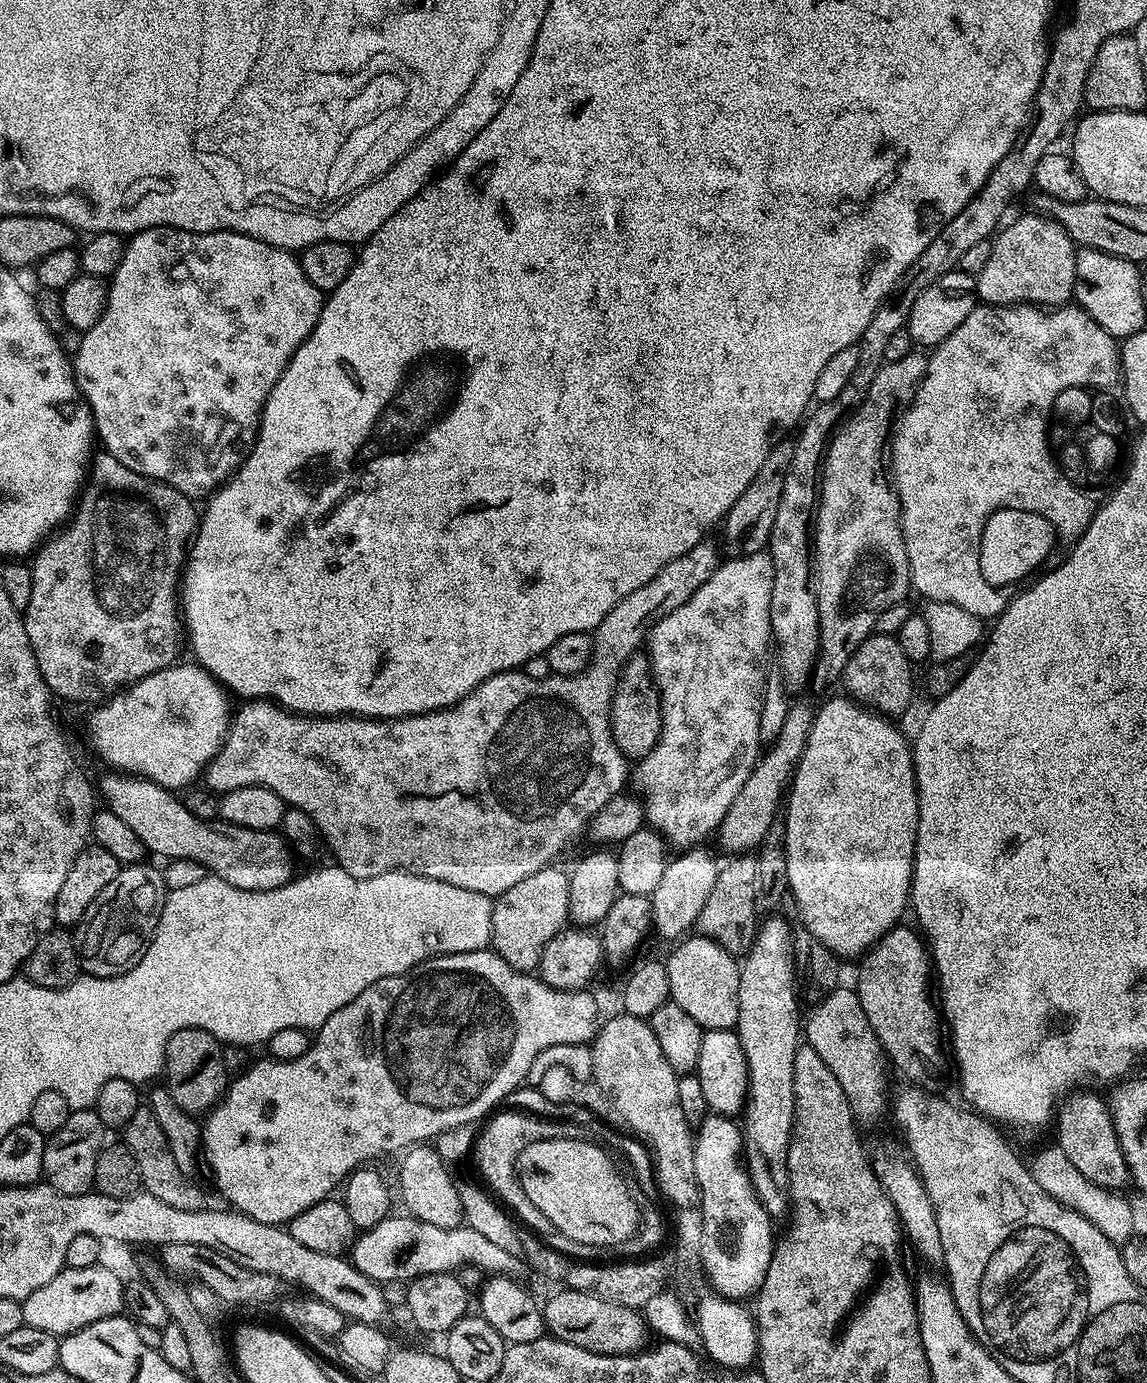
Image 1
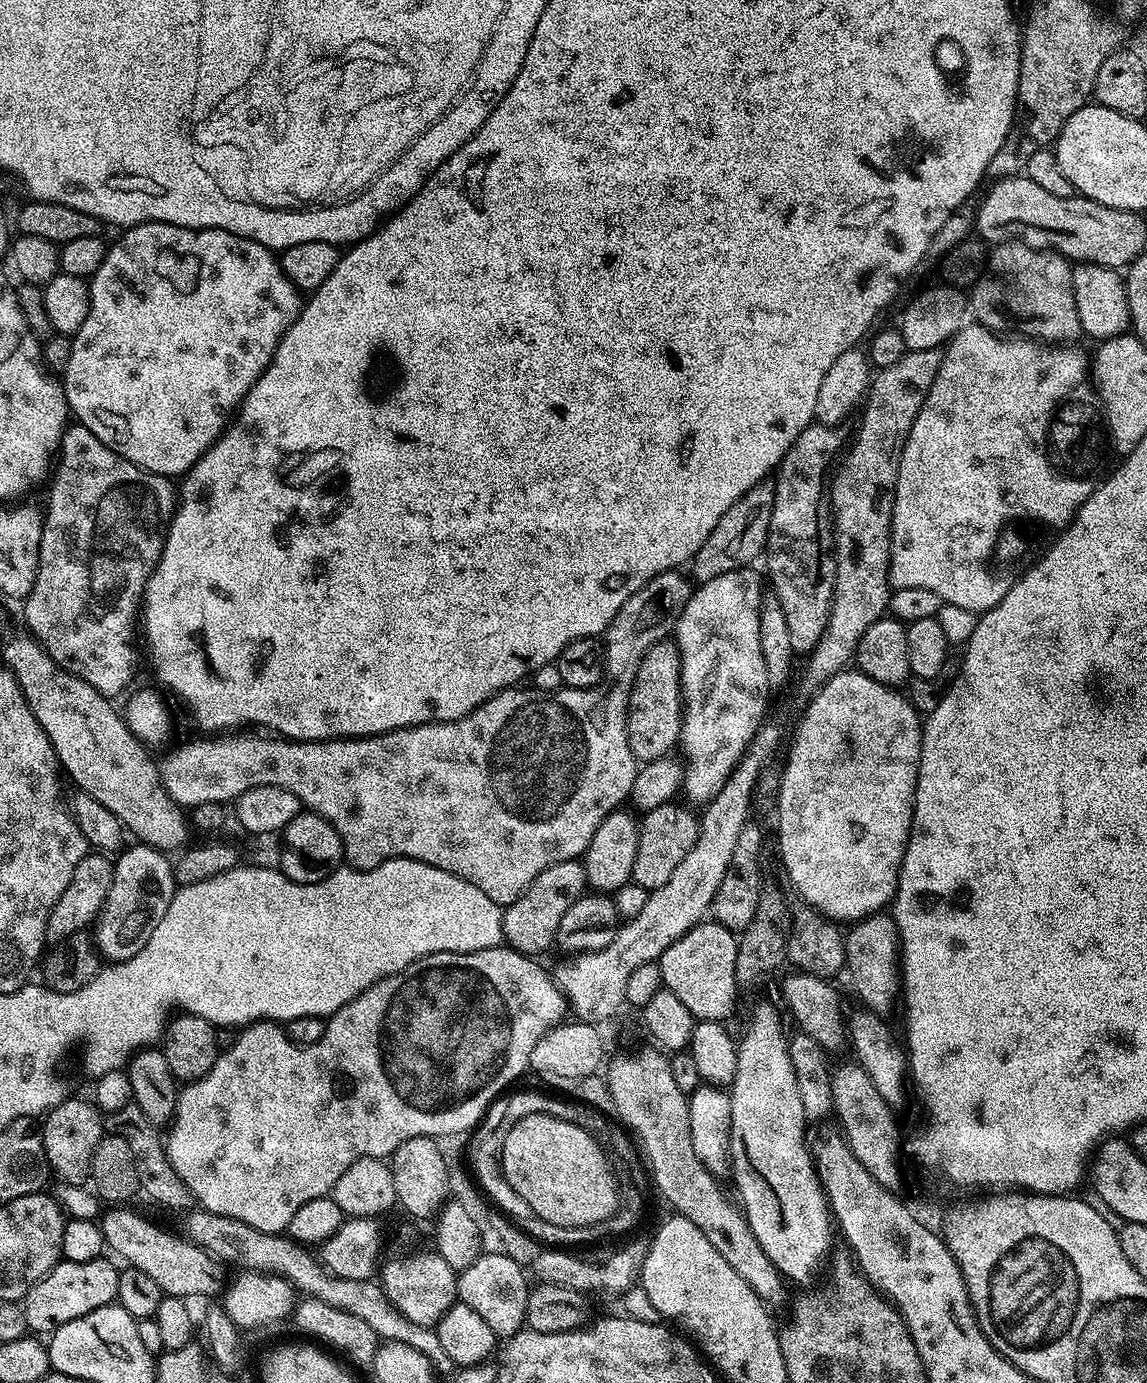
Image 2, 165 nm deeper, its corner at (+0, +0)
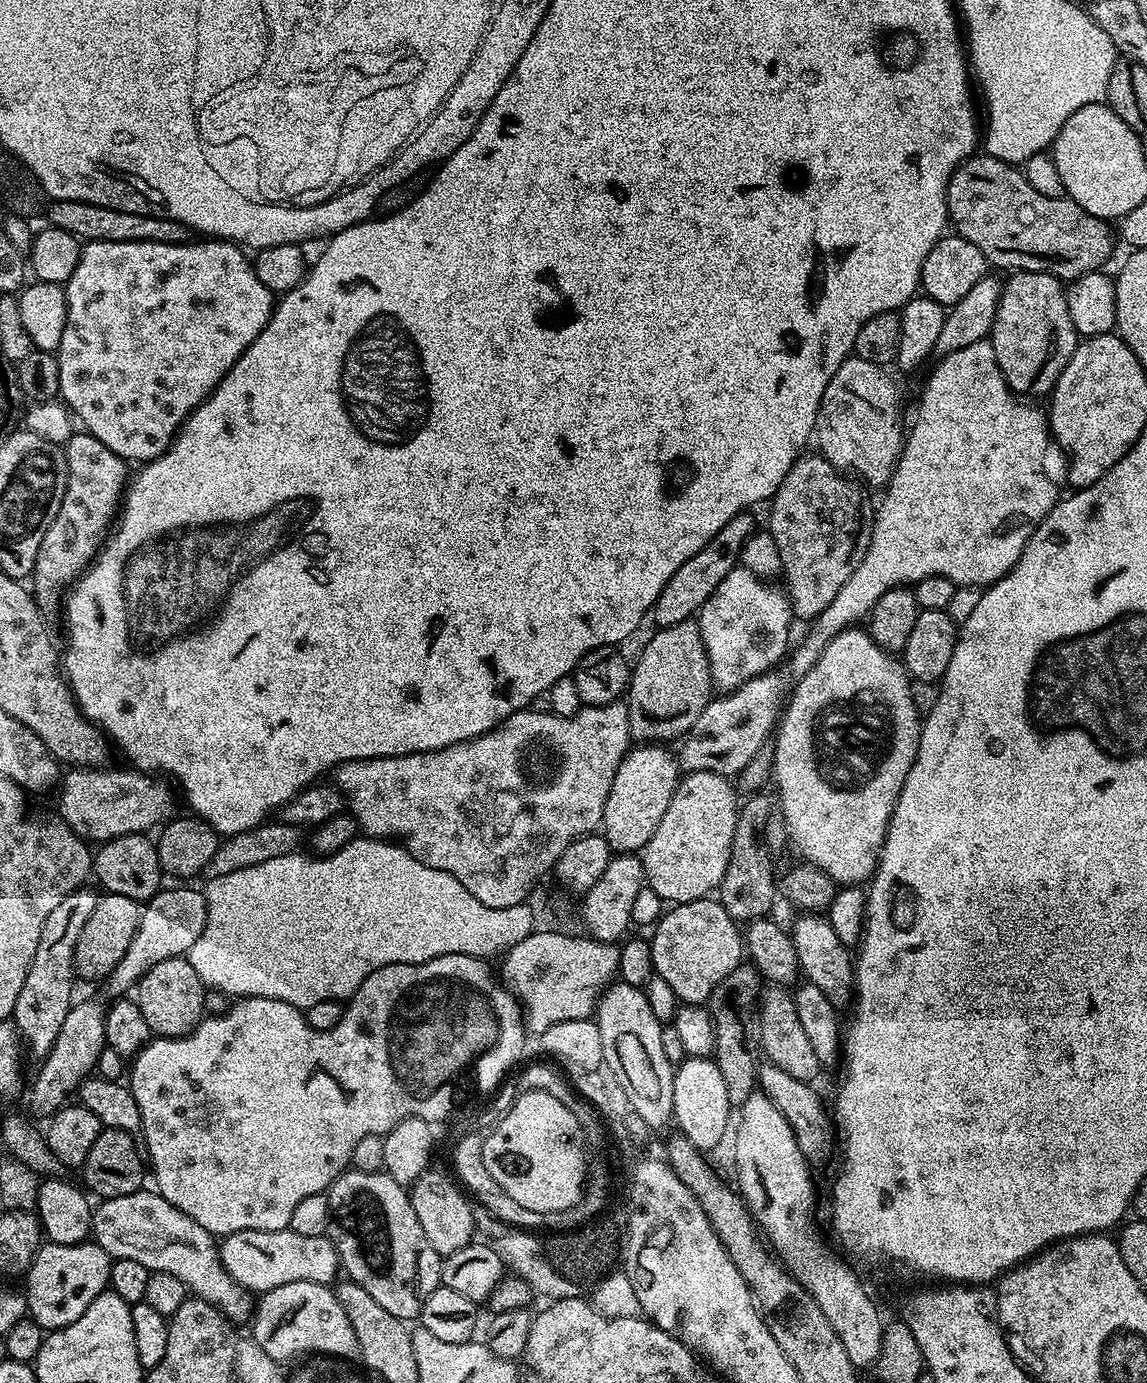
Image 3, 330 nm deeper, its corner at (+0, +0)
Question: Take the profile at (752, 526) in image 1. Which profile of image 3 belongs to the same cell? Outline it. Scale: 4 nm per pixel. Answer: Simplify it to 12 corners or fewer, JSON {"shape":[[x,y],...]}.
{"shape":[[730,518],[674,570],[650,613],[656,628],[693,619],[738,567],[758,528]]}

